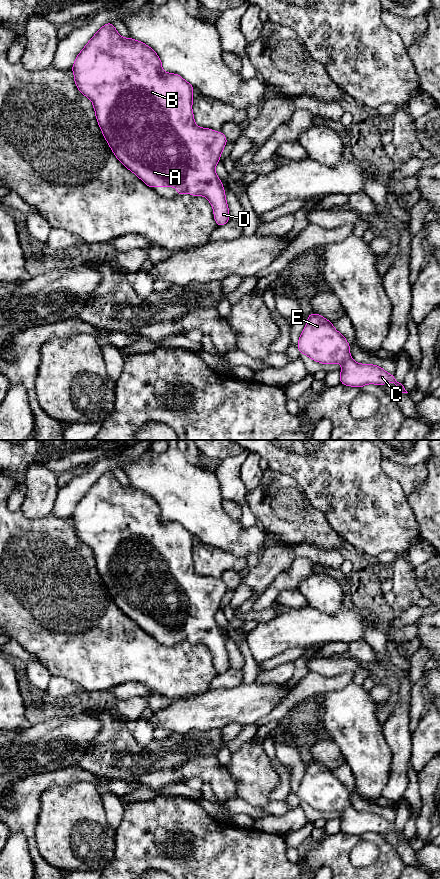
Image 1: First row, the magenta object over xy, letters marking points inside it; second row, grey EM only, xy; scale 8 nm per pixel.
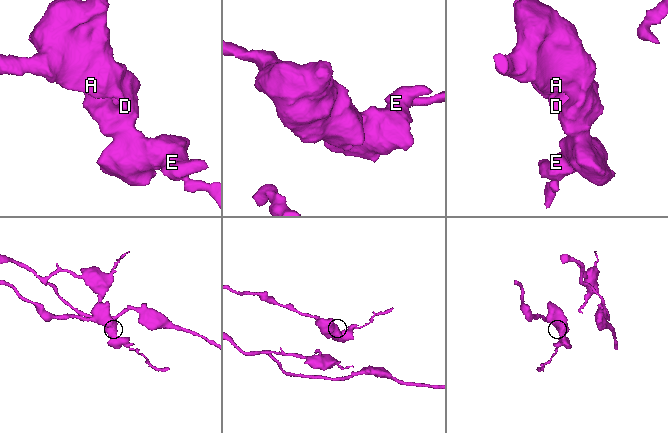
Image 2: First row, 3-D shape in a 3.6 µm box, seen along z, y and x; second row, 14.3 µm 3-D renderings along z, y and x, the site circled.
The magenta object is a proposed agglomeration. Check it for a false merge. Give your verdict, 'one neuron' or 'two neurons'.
one neuron

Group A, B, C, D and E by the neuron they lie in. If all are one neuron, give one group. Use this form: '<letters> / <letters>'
A B C D E

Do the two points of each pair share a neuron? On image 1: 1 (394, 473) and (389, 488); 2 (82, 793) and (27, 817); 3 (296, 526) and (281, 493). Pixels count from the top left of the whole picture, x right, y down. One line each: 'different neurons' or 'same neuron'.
1: different neurons
2: different neurons
3: same neuron

